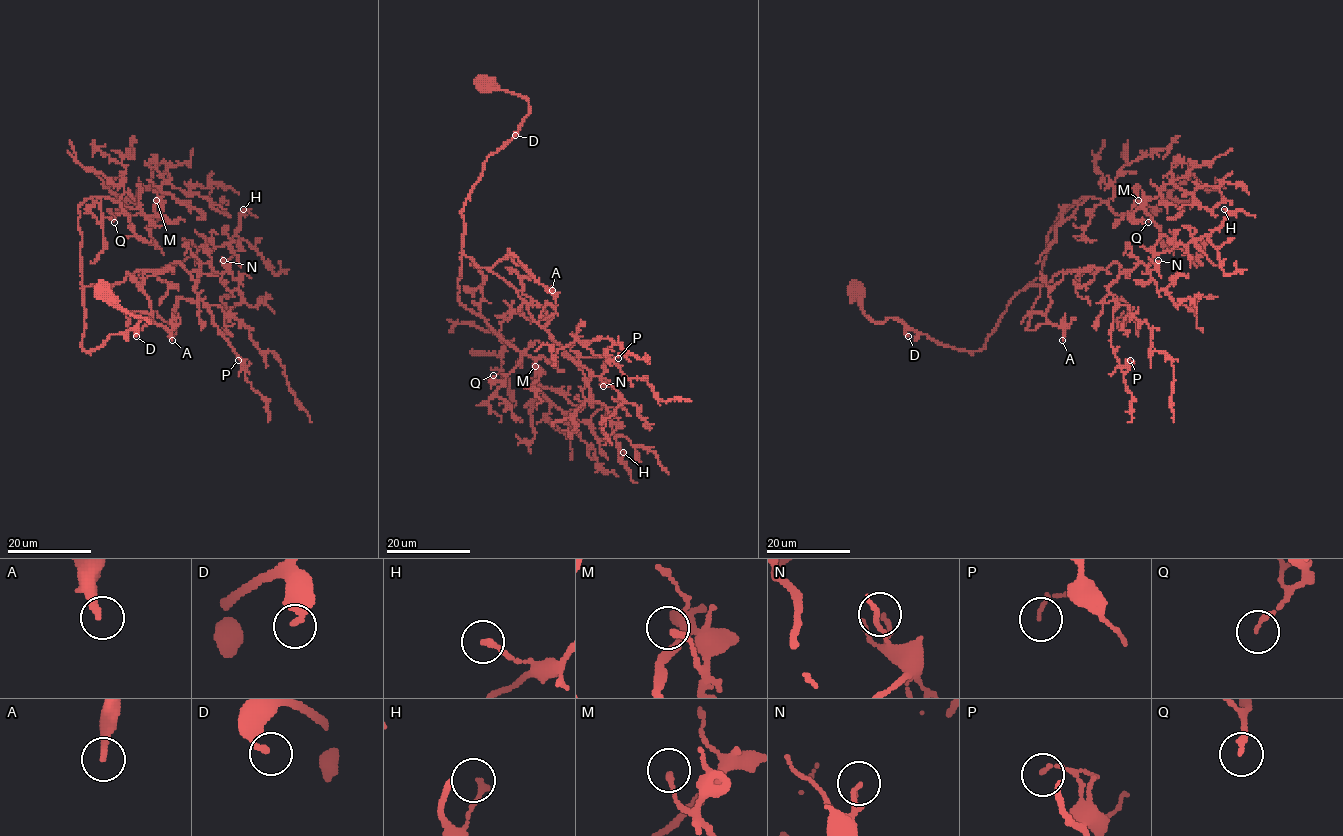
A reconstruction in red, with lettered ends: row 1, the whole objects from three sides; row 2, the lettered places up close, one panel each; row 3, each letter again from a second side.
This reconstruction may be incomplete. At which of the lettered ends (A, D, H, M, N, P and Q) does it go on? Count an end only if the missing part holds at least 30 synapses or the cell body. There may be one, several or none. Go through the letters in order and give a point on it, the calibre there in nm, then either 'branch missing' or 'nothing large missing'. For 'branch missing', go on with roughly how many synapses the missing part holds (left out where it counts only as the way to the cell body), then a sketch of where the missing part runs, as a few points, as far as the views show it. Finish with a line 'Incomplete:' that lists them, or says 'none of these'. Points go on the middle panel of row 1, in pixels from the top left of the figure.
A: (552, 290) | 260 nm | branch missing | 190 syn | (552, 290), (575, 307), (603, 315), (607, 310), (606, 292), (596, 281), (596, 276), (587, 274)
D: (515, 135) | 240 nm | nothing large missing
H: (623, 452) | 200 nm | nothing large missing
M: (535, 366) | 200 nm | nothing large missing
N: (603, 386) | 150 nm | nothing large missing
P: (618, 358) | 110 nm | nothing large missing
Q: (493, 375) | 180 nm | nothing large missing
Incomplete: A

